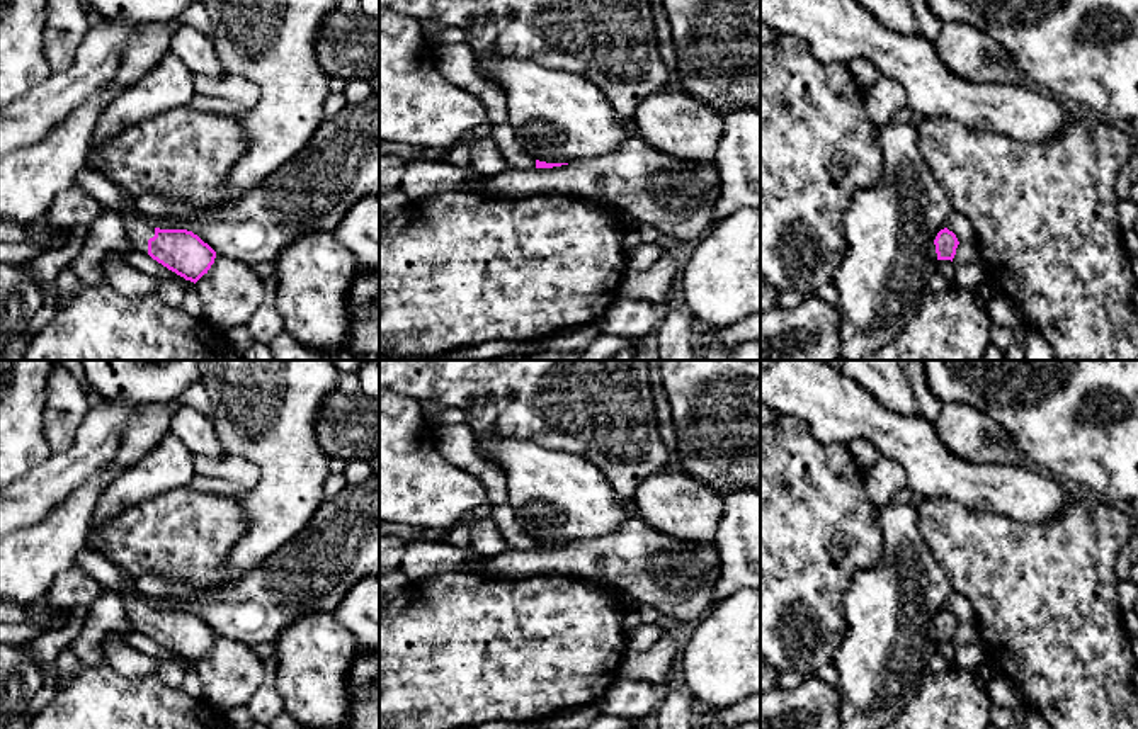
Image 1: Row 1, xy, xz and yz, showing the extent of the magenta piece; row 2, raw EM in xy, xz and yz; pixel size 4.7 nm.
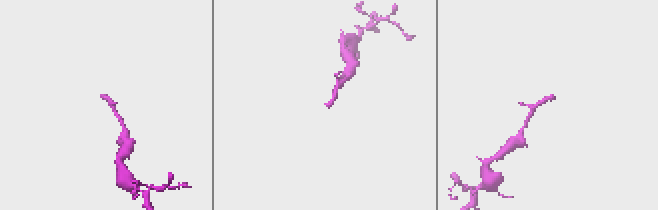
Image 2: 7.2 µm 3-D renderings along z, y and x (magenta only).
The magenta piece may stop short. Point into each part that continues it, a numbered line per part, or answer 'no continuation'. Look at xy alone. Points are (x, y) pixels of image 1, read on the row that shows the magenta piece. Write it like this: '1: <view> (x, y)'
1: xy (138, 230)

